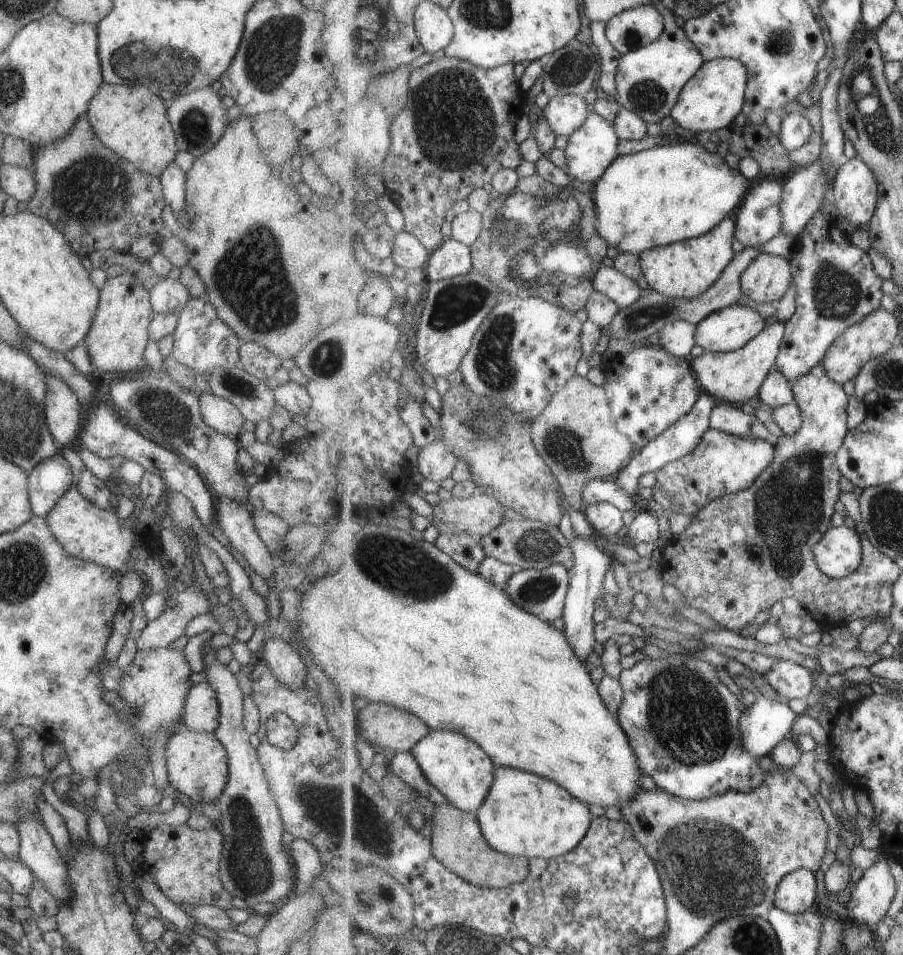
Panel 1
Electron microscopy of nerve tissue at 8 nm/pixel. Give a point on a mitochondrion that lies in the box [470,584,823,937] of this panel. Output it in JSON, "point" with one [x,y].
{"point":[711,864]}

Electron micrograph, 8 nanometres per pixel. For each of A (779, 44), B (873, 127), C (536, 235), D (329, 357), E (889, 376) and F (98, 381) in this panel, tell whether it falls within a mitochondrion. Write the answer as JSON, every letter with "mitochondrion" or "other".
{"A":"mitochondrion","B":"mitochondrion","C":"mitochondrion","D":"mitochondrion","E":"mitochondrion","F":"other"}

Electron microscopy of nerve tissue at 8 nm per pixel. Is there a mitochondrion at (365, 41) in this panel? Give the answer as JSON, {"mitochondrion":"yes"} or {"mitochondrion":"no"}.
{"mitochondrion":"yes"}

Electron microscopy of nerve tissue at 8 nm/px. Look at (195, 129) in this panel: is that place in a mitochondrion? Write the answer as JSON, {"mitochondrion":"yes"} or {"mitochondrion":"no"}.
{"mitochondrion":"yes"}

